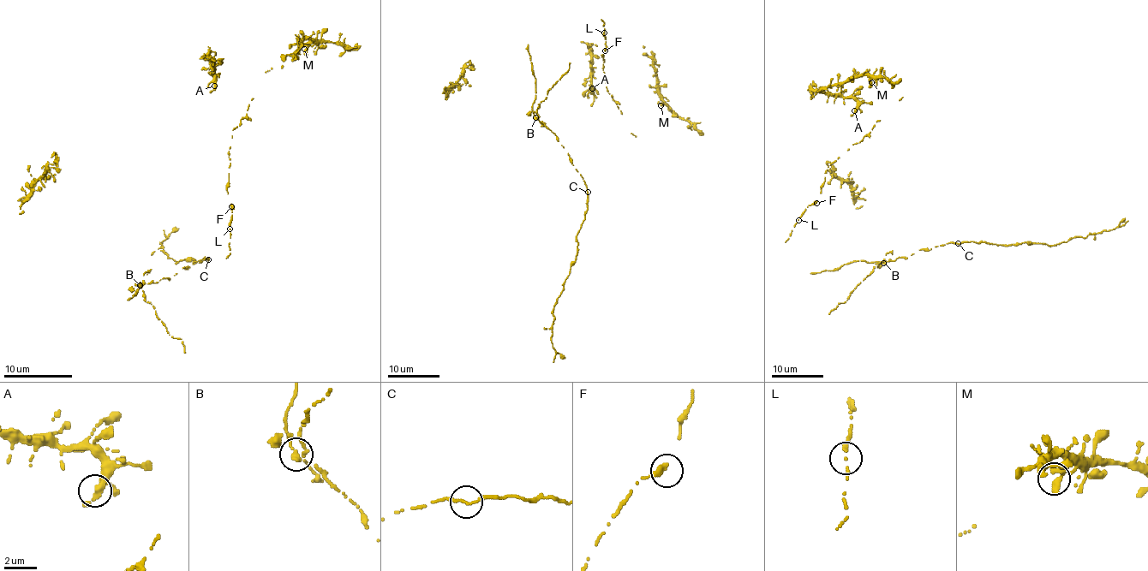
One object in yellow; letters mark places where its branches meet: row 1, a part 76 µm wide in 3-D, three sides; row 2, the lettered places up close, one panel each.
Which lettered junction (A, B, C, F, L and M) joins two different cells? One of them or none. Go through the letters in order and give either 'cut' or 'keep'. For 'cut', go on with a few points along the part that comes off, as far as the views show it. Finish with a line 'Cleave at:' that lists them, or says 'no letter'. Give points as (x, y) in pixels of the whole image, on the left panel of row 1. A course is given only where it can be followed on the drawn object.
A: keep
B: cut | (140, 285), (143, 283), (143, 297), (153, 305), (155, 313), (167, 332), (182, 341), (186, 353)
C: keep
F: keep
L: keep
M: keep
Cleave at: B

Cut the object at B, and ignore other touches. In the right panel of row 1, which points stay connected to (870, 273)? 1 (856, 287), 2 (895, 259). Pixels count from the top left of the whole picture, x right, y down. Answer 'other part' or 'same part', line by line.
1: same part
2: other part

